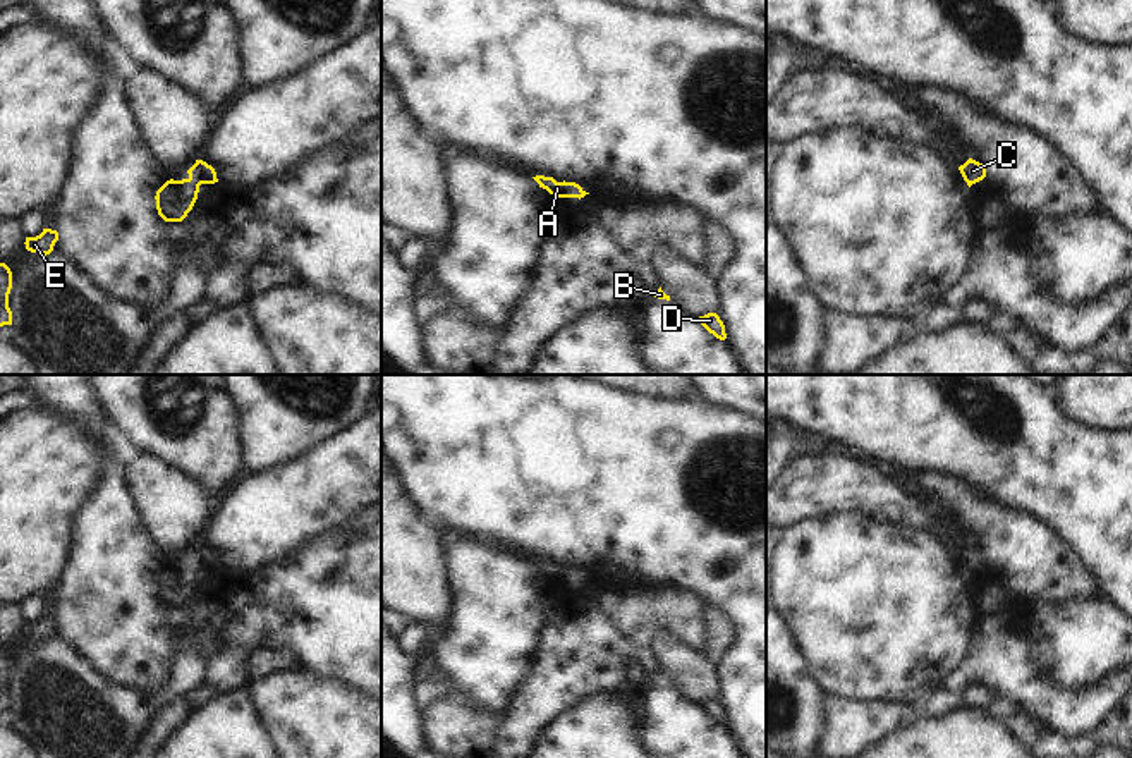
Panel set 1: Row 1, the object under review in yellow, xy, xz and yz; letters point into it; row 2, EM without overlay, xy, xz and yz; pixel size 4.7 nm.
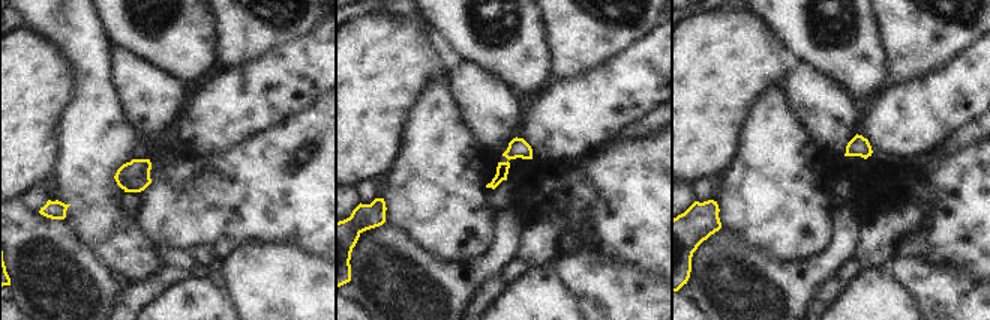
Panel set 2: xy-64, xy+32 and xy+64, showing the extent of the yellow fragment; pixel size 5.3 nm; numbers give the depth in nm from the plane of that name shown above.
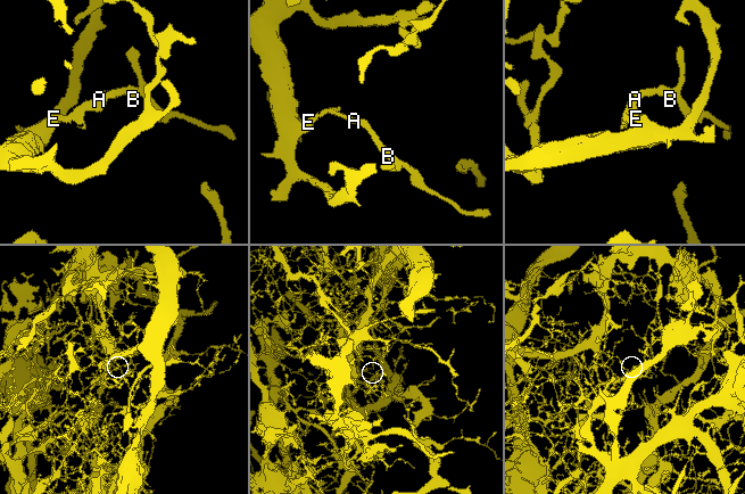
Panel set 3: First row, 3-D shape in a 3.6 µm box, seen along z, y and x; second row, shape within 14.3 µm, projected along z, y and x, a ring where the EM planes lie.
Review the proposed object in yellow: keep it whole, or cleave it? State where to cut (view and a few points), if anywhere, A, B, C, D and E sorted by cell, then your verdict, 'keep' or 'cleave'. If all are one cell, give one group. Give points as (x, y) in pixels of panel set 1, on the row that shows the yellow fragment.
cut none; groups A B C D E; keep

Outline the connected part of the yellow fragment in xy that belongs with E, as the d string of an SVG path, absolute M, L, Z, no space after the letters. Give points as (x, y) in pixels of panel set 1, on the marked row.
M43 229L36 237L26 237L26 249L38 254L50 254L55 242L58 241L58 232L52 229Z

